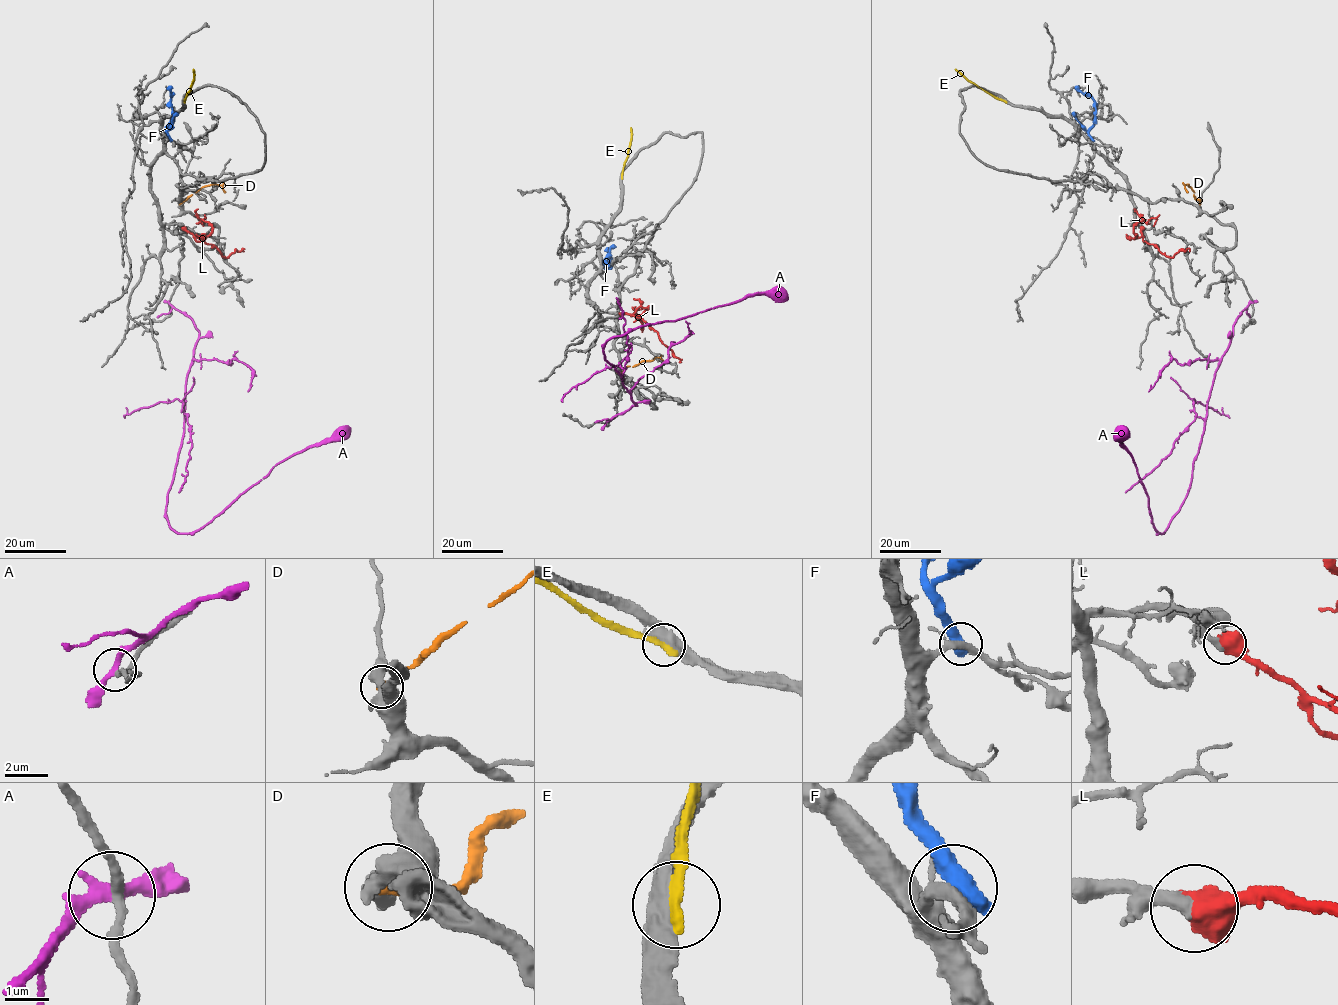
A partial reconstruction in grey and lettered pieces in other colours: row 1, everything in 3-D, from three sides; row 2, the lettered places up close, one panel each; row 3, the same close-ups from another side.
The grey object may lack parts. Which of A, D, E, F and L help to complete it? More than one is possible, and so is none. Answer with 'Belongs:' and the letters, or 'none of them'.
Belongs: L

